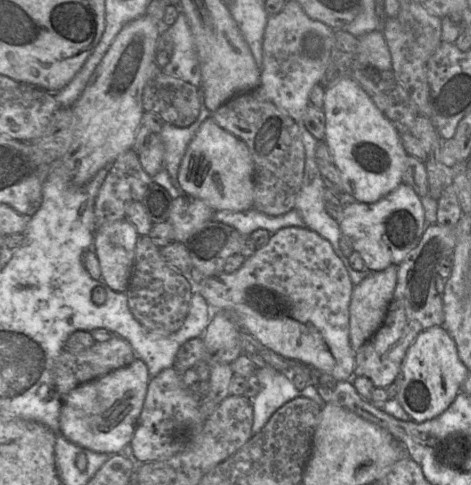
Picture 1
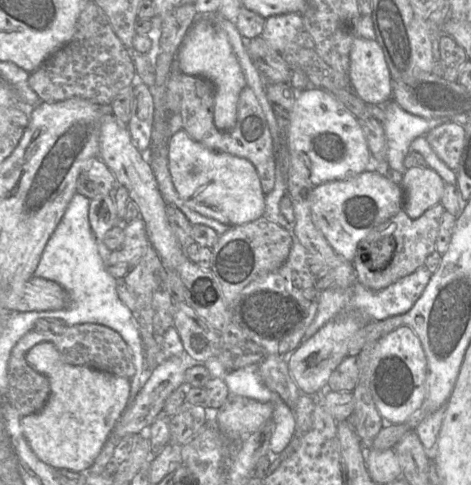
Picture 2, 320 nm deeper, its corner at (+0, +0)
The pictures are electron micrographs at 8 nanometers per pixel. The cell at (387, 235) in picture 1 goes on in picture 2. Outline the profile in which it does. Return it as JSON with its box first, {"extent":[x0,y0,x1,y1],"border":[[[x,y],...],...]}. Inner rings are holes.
{"extent":[312,171,403,262],"border":[[[363,171],[355,176],[324,182],[315,186],[312,196],[312,219],[336,254],[352,262],[358,243],[373,228],[403,210],[401,184],[377,171]]]}

